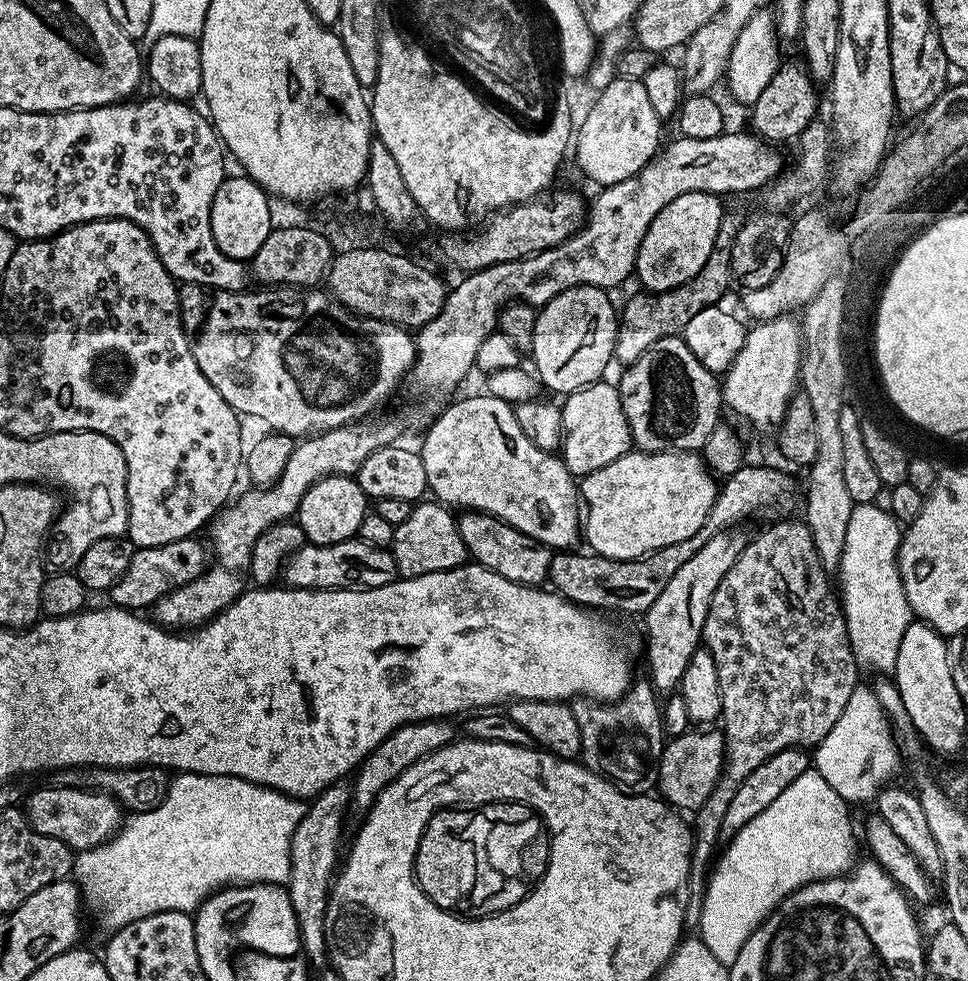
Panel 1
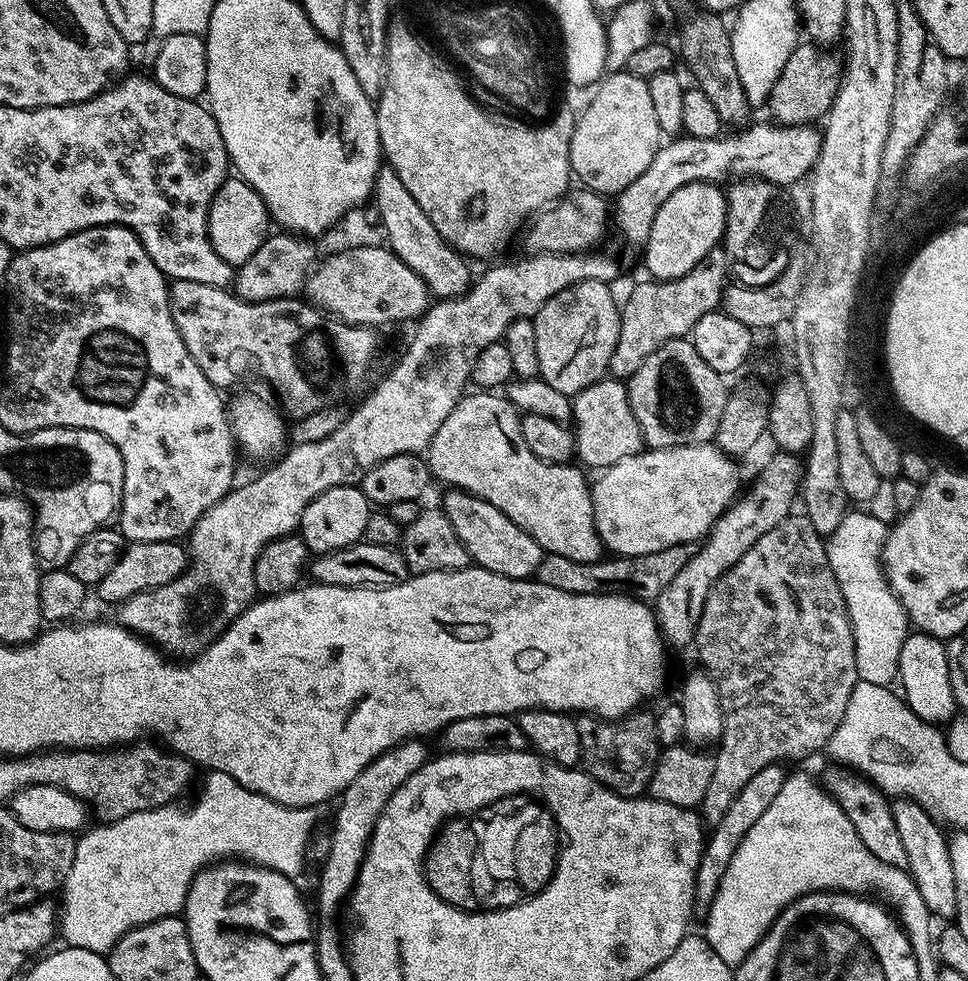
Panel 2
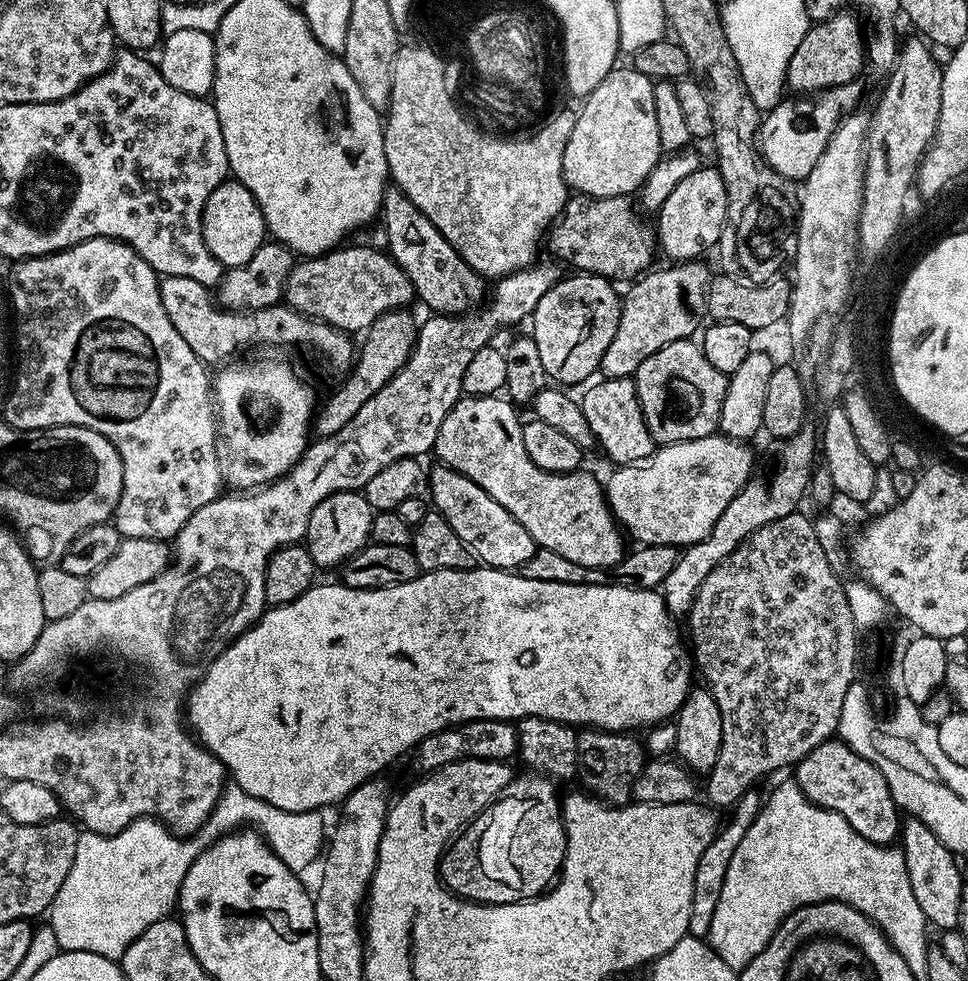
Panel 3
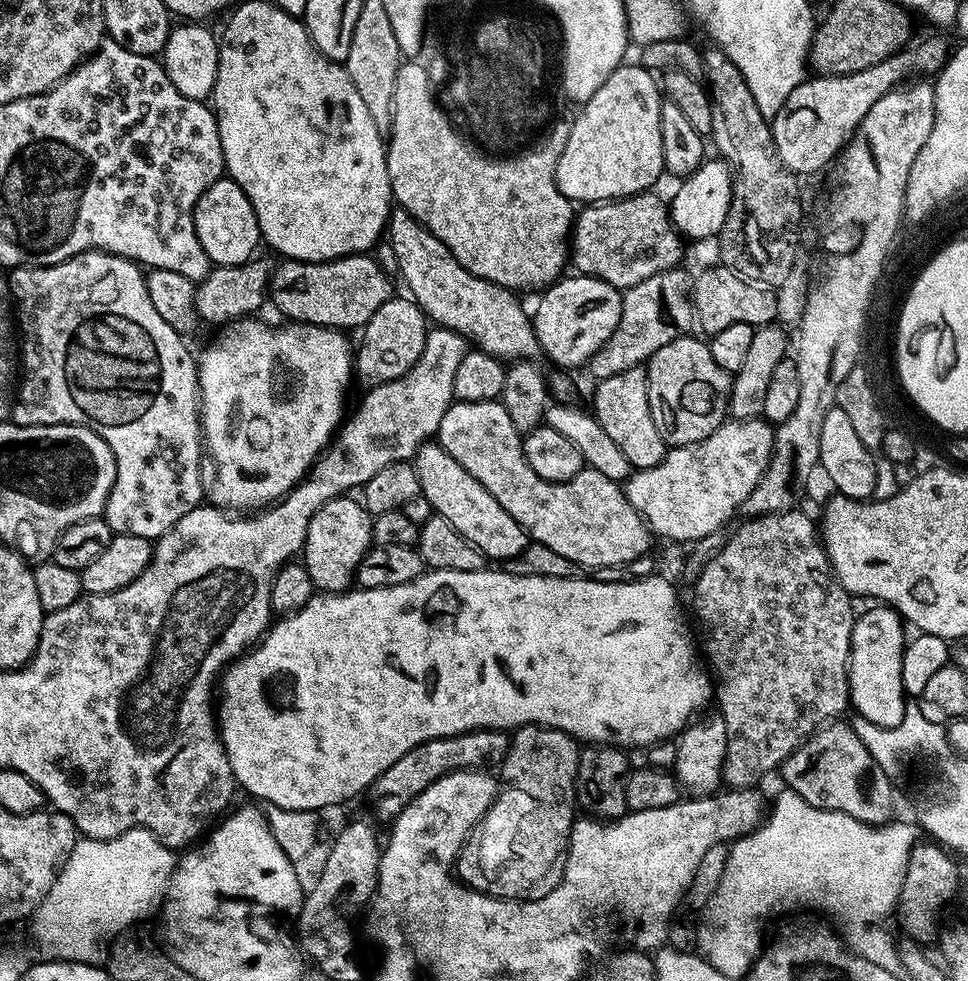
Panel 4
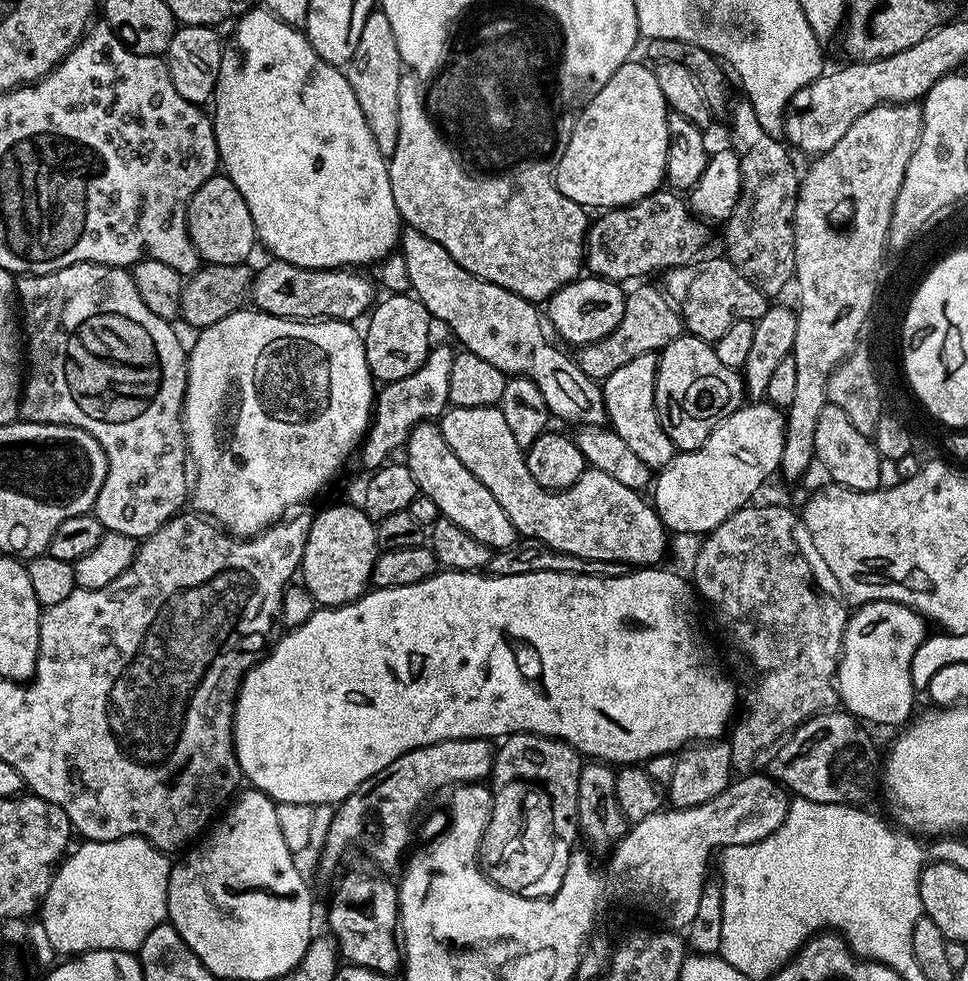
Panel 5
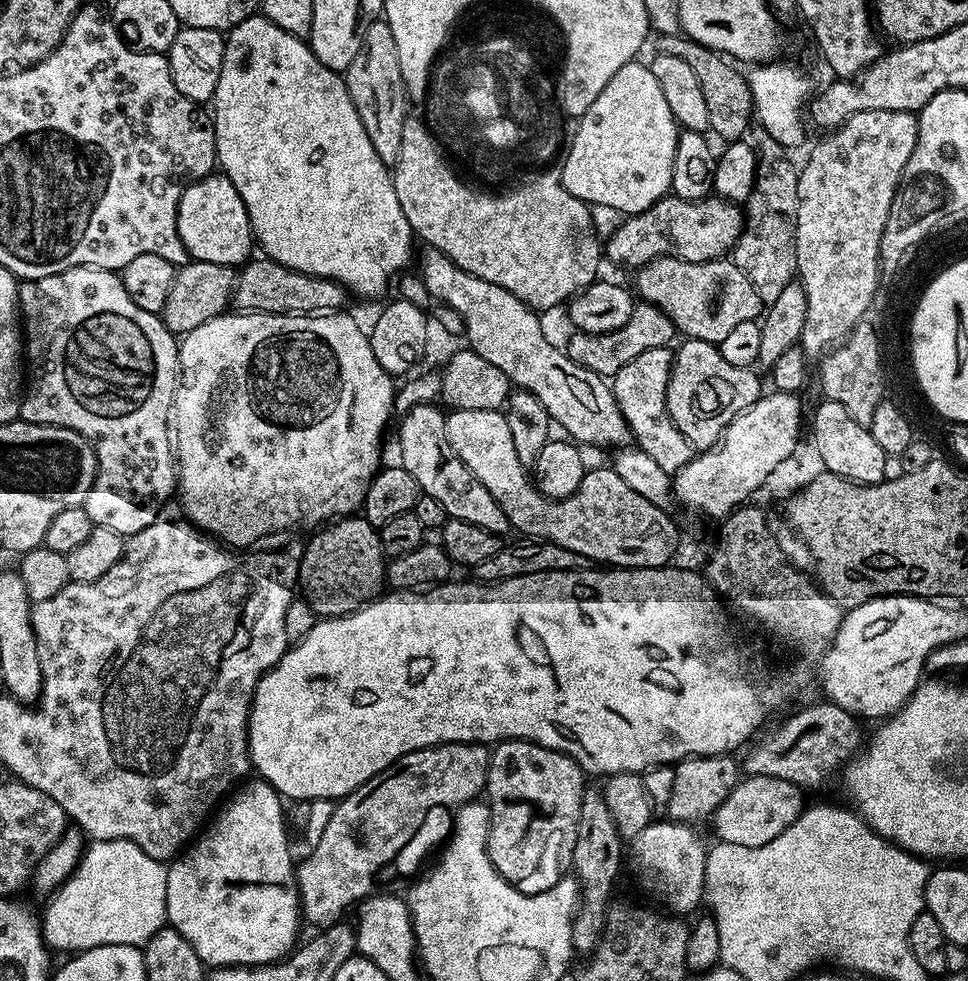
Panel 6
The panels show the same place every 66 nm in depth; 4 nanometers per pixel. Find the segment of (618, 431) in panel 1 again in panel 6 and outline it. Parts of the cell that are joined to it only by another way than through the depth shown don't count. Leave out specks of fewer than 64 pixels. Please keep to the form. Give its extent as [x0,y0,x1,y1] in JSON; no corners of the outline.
[611,347,694,474]

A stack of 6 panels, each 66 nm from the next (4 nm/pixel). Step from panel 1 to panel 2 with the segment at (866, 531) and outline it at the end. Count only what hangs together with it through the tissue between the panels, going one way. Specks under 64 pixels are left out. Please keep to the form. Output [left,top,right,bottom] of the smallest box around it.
[826,510,910,686]

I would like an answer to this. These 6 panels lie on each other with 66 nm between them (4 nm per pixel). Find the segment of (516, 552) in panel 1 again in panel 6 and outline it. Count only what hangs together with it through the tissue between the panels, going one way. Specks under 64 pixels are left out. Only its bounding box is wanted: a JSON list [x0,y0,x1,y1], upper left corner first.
[399,403,510,534]

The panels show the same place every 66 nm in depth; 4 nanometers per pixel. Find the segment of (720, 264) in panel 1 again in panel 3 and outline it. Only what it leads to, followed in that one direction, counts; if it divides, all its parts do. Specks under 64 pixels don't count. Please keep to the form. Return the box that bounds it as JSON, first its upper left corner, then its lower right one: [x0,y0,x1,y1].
[598,258,710,379]

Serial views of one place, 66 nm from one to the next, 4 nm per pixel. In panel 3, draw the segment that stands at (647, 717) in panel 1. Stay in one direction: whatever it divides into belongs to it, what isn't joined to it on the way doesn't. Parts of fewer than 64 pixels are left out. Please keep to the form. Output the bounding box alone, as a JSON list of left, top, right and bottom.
[576,727,646,806]

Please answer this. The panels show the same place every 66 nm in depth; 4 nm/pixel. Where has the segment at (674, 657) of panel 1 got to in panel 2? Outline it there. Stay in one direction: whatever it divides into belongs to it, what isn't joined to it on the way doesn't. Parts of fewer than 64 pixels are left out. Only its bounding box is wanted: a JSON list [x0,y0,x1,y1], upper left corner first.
[654,451,802,649]

